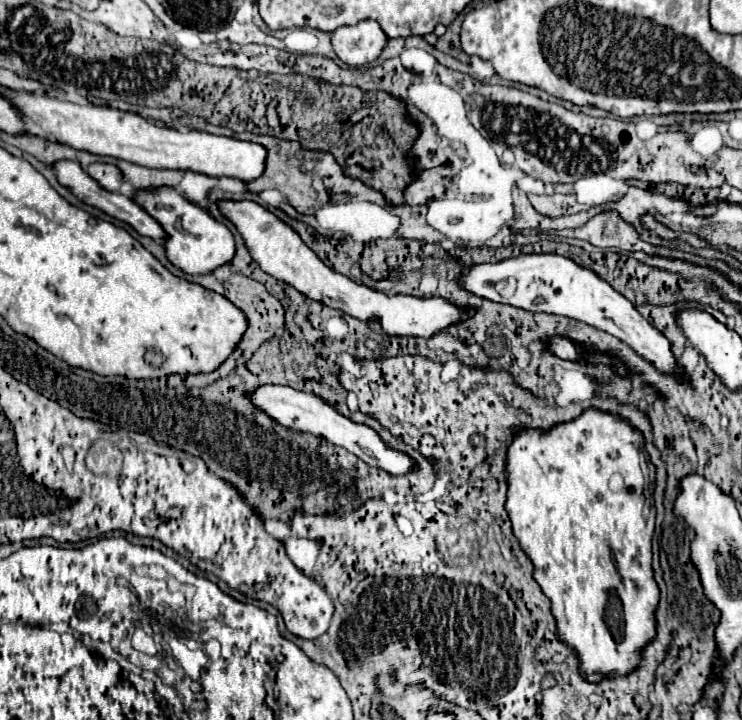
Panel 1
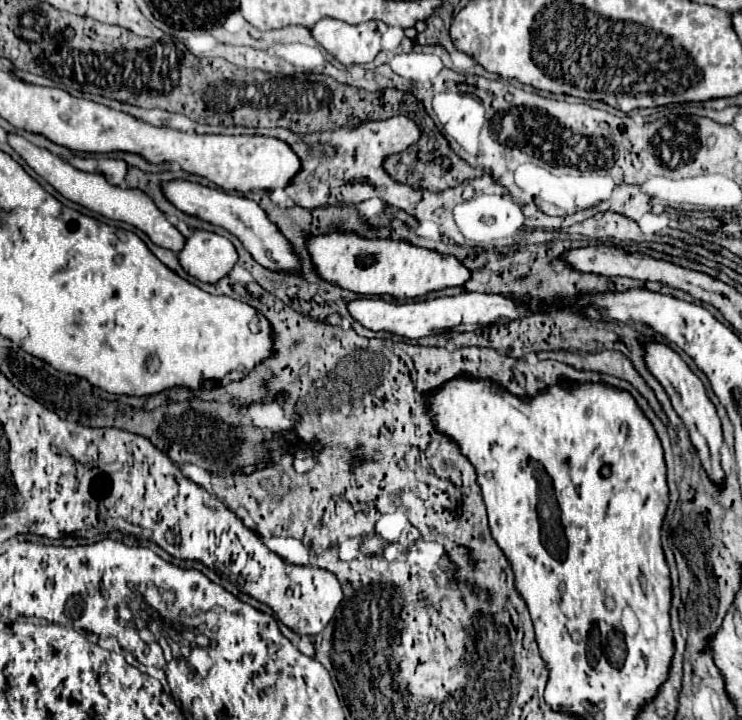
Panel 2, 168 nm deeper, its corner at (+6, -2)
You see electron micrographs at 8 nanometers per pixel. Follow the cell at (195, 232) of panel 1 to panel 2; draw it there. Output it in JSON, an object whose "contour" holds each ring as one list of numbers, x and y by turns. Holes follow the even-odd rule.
{"contour":[[194,229,178,253,182,269,202,283,220,281,234,267,236,259,238,253,226,237,204,229]]}

